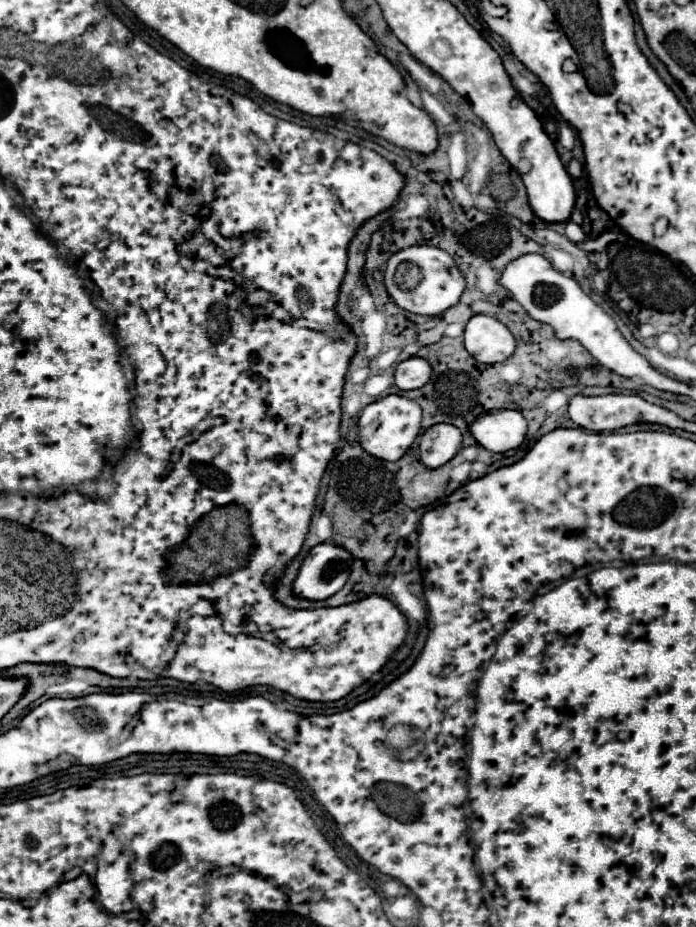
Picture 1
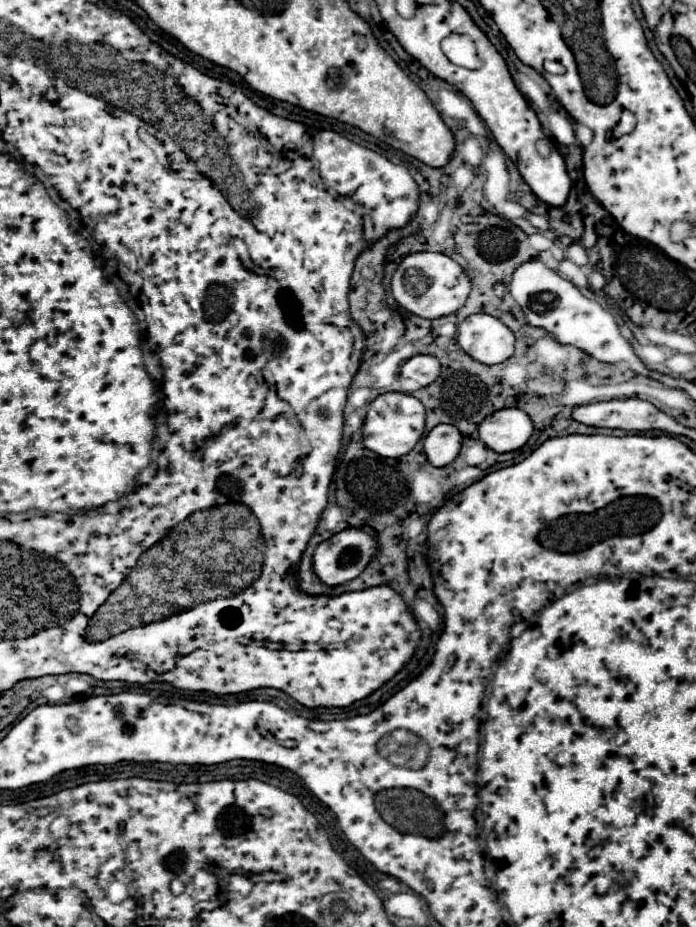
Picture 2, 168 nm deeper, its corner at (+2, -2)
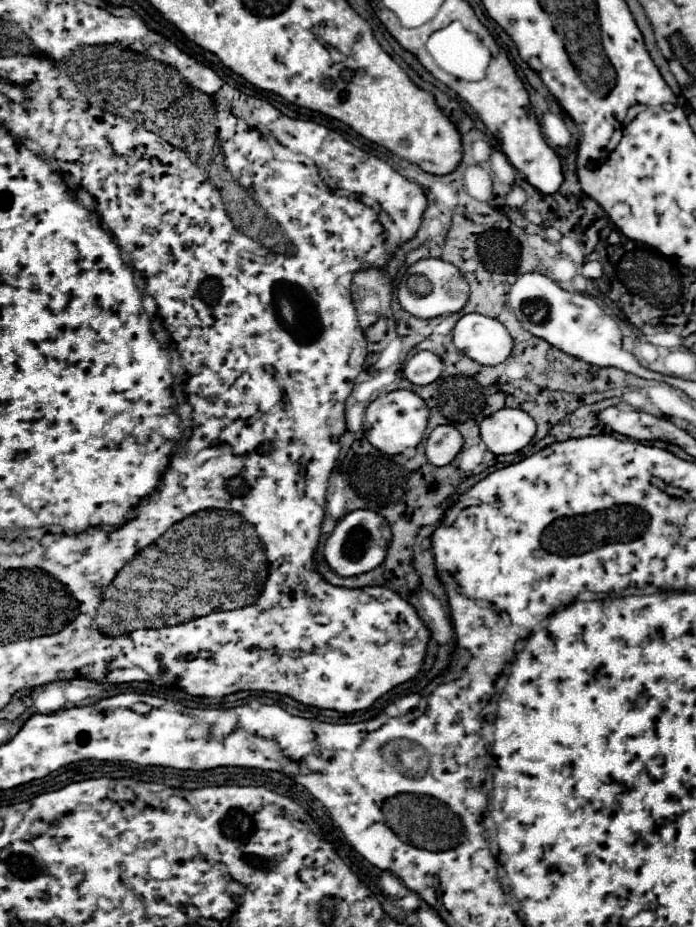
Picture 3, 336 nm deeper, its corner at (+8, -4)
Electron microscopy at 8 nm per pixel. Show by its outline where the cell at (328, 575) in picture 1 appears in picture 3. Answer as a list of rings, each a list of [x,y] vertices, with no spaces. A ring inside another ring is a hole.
[[[359,509],[359,511],[345,515],[341,521],[337,521],[337,527],[325,541],[323,557],[337,575],[353,577],[353,575],[367,573],[367,571],[375,569],[379,563],[383,563],[389,541],[391,541],[391,529],[389,529],[387,521],[373,511]]]

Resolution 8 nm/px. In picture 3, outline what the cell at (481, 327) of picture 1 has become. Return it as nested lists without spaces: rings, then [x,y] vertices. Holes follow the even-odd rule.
[[[479,313],[463,315],[457,321],[453,343],[479,365],[499,365],[513,349],[513,339],[507,329],[497,319]]]

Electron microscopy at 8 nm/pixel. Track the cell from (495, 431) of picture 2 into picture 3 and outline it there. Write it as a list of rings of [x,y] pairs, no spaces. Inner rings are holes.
[[[499,409],[479,425],[481,441],[495,455],[521,451],[535,435],[535,421],[521,409]]]

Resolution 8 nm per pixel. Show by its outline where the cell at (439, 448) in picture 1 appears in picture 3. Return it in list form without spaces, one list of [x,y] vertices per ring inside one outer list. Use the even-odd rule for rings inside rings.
[[[439,425],[431,431],[425,443],[427,461],[435,467],[449,465],[463,447],[463,437],[451,425]]]

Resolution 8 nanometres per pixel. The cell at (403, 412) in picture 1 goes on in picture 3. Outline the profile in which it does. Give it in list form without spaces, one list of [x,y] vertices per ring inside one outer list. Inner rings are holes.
[[[391,391],[379,395],[365,411],[365,437],[367,441],[387,455],[403,453],[409,447],[417,447],[427,427],[427,405],[413,391]]]

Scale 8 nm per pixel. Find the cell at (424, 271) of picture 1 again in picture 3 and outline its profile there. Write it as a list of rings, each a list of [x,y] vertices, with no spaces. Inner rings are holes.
[[[429,257],[429,259],[419,259],[405,271],[405,277],[397,285],[397,299],[401,307],[411,315],[419,319],[433,319],[439,315],[461,311],[469,299],[469,287],[455,265],[443,259]]]

